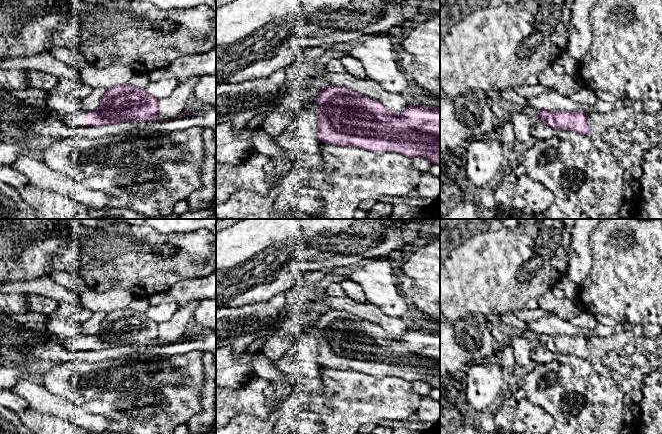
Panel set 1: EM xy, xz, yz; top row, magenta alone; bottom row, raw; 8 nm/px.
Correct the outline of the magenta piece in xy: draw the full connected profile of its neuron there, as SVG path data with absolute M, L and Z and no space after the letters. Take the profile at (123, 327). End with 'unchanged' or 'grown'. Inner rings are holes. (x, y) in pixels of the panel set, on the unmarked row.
M123 308L106 314L96 334L87 336L81 333L74 337L59 338L59 341L70 351L77 352L164 344L158 341L158 337L158 324L145 312Z | grown

